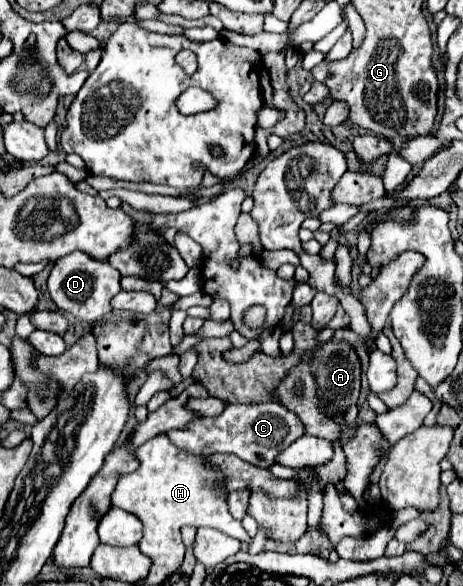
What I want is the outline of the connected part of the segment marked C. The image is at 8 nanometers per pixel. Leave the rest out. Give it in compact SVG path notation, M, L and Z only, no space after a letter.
M279 402L227 404L223 414L213 418L199 418L189 424L187 430L171 430L167 432L167 436L177 448L185 448L195 456L229 452L239 454L239 458L259 468L271 468L273 464L277 464L277 456L303 436L303 424L299 416L295 416L295 412L283 408L283 404Z

